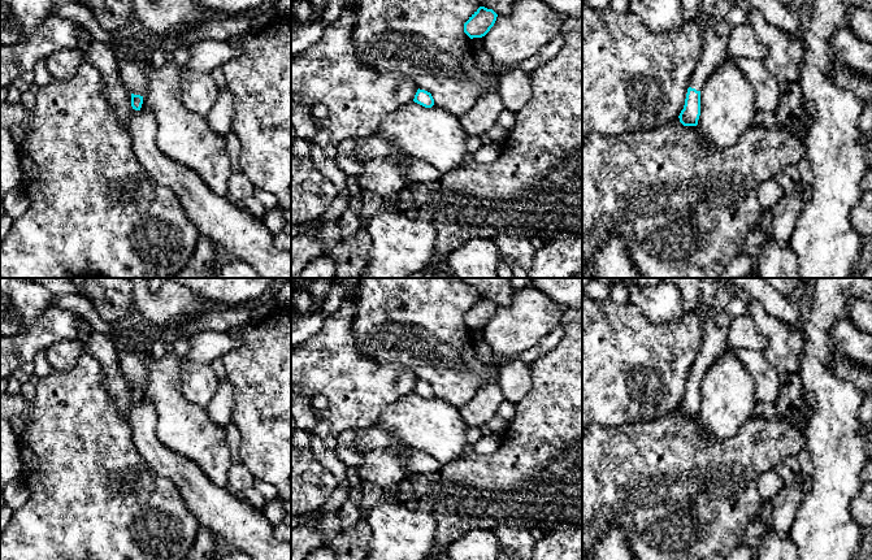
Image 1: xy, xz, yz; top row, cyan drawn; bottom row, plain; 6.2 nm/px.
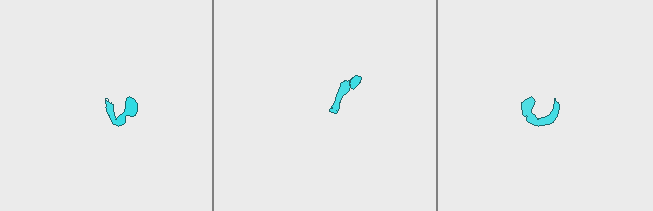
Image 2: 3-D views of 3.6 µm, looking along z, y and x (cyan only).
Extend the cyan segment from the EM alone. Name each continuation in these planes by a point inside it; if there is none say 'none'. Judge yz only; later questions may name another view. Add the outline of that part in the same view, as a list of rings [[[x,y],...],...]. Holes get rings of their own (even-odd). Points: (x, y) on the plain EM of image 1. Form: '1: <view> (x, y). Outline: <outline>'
1: yz (715, 343). Outline: [[[711,318],[702,320],[702,331],[703,342],[689,374],[689,378],[697,382],[702,382],[712,364],[732,350],[728,342],[728,330],[720,327]]]

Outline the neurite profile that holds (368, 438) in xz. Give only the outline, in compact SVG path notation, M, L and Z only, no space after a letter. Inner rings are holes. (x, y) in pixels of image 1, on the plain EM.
M359 427L357 437L355 438L353 443L357 448L365 453L368 450L378 448L378 447L390 447L395 448L399 453L405 456L407 446L392 437L389 437L386 431L376 427Z

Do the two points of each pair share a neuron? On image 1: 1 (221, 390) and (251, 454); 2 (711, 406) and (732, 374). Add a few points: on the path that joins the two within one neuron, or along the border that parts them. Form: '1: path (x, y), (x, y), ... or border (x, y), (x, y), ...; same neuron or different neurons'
1: border (230, 383), (233, 394), (231, 421); different neurons
2: path (719, 398), (728, 389), (728, 382); same neuron

